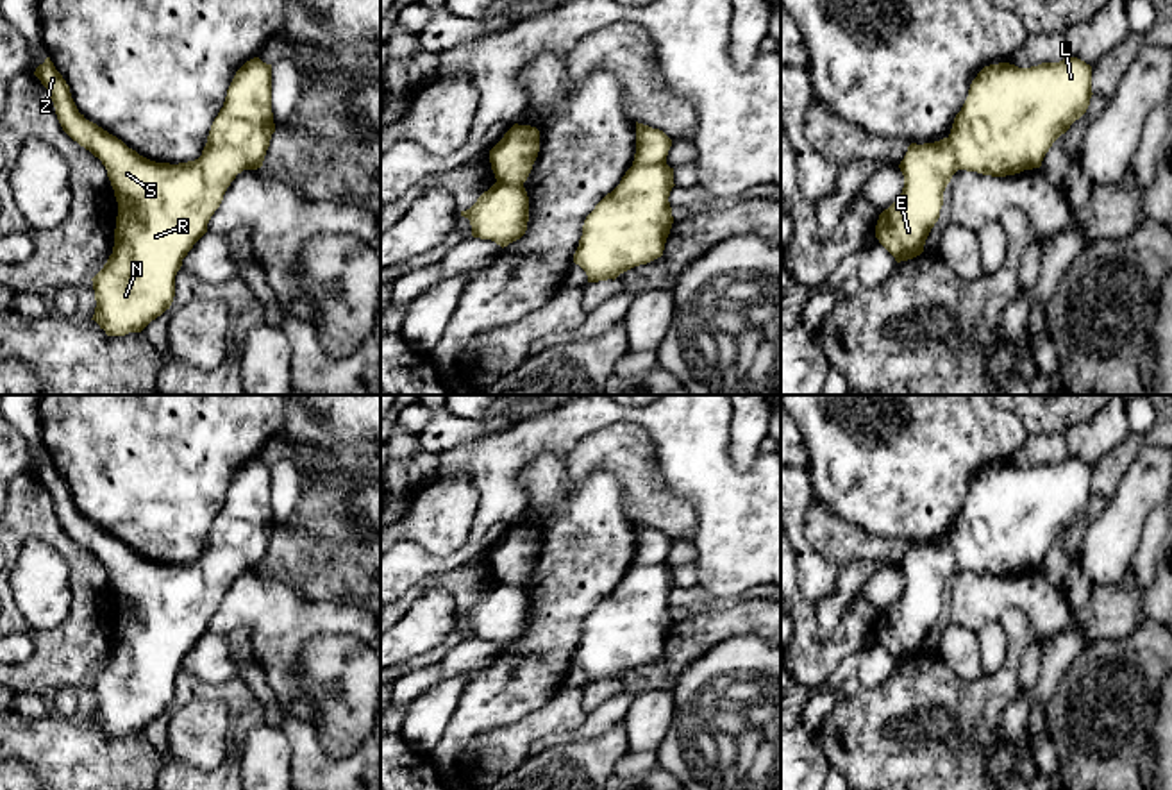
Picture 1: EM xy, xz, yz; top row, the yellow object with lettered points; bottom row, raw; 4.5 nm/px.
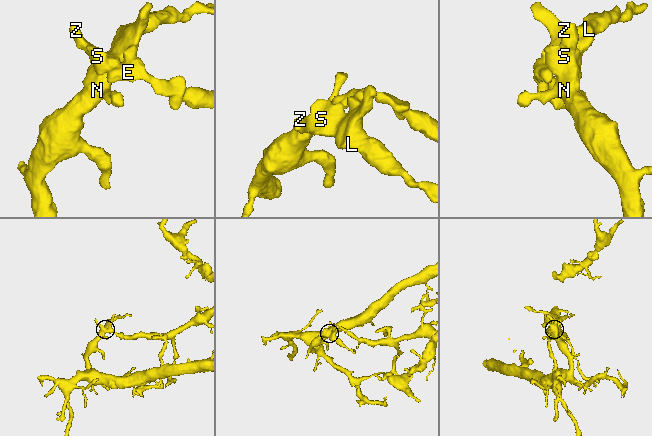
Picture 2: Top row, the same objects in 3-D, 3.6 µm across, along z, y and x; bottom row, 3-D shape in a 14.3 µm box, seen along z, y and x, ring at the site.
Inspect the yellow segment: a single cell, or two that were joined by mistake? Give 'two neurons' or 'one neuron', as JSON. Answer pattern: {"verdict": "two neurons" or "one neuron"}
{"verdict": "two neurons"}

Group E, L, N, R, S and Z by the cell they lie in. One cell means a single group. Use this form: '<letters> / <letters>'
E R S Z / L N

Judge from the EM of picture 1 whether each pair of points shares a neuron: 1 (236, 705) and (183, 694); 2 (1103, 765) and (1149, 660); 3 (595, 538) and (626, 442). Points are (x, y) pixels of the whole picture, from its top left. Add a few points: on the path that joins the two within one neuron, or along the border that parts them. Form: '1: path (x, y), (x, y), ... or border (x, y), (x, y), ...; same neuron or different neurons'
1: path (224, 692), (195, 690); same neuron
2: path (1108, 739), (1112, 735), (1112, 705), (1122, 687); same neuron
3: border (572, 479), (608, 470), (631, 519); different neurons

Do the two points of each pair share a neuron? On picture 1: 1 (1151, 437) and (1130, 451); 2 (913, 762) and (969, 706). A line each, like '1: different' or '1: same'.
1: same
2: same

